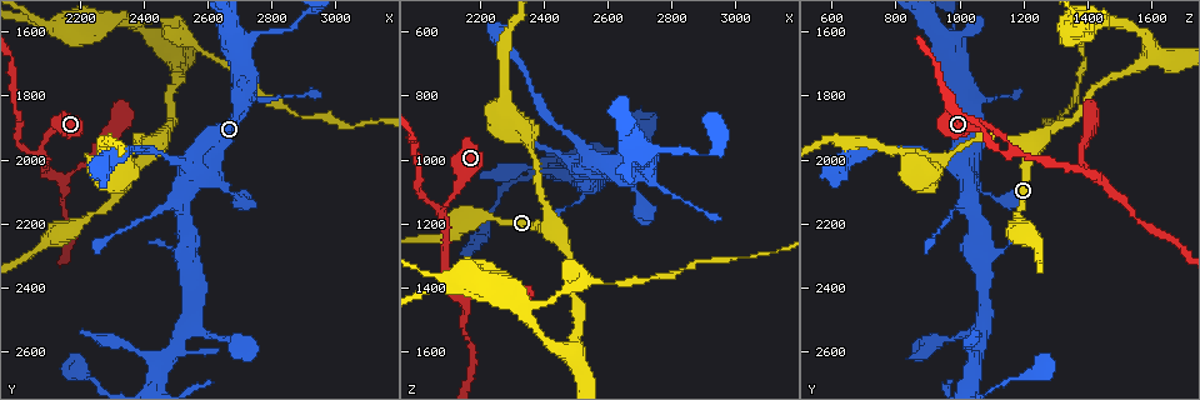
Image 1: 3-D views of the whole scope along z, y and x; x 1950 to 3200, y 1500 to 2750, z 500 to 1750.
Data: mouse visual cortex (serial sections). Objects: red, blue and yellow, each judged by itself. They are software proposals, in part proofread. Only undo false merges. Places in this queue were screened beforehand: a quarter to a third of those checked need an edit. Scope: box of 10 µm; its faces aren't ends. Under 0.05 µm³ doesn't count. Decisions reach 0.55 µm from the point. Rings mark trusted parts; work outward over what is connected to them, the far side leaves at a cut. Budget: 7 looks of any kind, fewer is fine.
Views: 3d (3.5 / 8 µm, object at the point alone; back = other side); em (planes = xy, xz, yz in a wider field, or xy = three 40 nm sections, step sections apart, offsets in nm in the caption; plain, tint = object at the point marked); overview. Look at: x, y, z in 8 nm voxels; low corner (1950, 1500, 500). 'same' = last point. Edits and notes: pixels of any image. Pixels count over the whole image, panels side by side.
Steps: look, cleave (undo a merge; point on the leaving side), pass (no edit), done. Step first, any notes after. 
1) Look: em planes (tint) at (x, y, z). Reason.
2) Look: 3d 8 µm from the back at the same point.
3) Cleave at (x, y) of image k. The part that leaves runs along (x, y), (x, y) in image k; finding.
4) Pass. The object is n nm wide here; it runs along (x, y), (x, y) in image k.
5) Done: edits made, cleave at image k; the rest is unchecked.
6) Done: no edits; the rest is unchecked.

Look: 3d 3.5 µm at (2090, 1960, 1170).

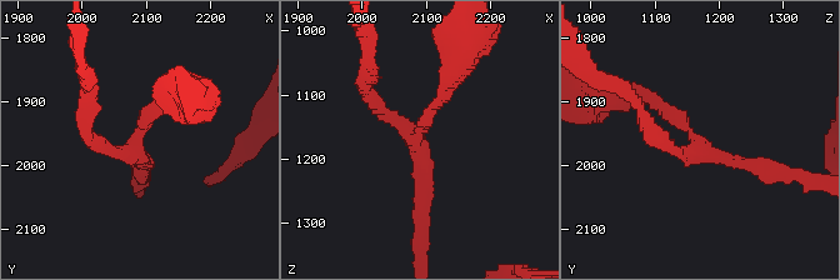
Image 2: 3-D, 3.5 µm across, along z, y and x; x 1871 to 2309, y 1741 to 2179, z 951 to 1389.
Look: em xy step 5 (tint) at (2085, 1965, 1170). 3 arms meet here; the arms are 150, 200, 200 nm wide; now the EM.

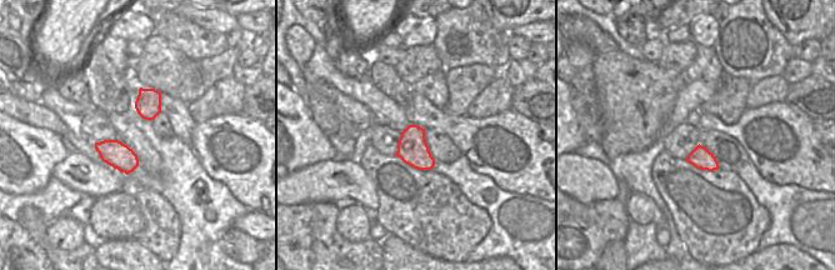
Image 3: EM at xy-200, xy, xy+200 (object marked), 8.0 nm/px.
Pass. All the same cell.

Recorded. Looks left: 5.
Look: 3d 3.5 µm at (2110, 1570, 1390). Thick turns thin.

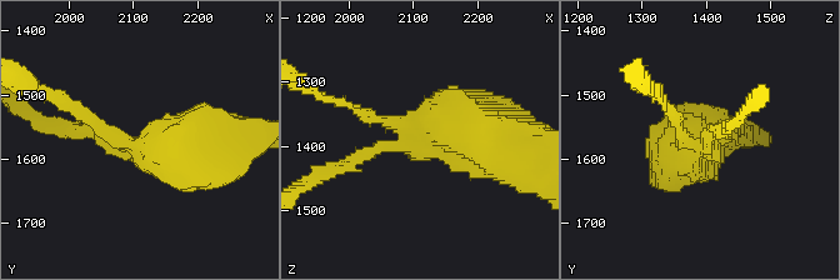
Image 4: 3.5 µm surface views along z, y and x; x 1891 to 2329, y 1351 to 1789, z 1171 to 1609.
Look: em xy step 3 (tint) at (2105, 1585, 1380).

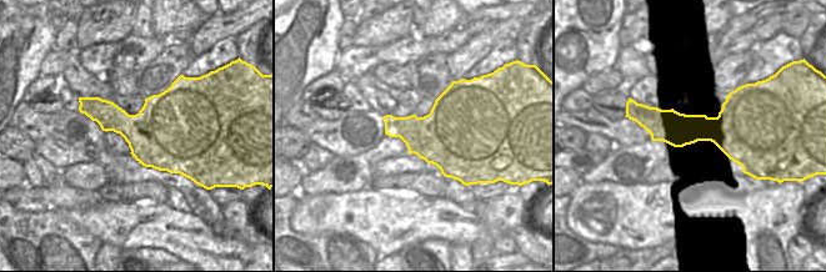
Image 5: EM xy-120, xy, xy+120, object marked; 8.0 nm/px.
Cleave at (75, 129) of image 4. Two cells meet here.

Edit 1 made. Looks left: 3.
Look: overview.

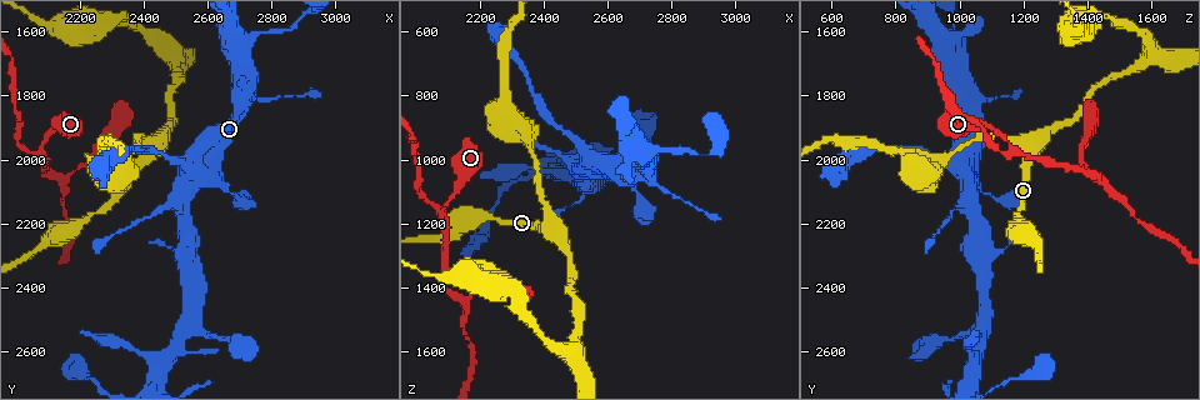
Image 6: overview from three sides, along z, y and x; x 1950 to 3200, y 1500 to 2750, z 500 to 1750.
Look: 3d 3.5 µm at (2150, 2060, 1440). A fork.

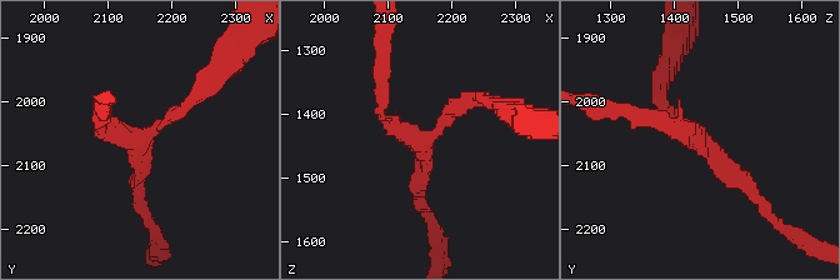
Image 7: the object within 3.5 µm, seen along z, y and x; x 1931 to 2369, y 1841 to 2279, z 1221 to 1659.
Look: em planes (tint) at (2145, 2060, 1445). 3 arms meet here; the arms are 150, 200, 200 nm wide.

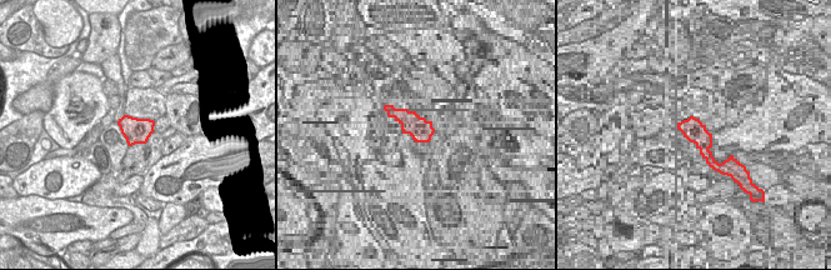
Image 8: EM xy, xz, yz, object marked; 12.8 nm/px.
Pass. The object is 320 nm wide here; it runs along (101, 118), (136, 140), (194, 98) in image 7; continuous, no second cell.

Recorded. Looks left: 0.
Done: edits made, cleave at image 4; the rest is unchecked.

